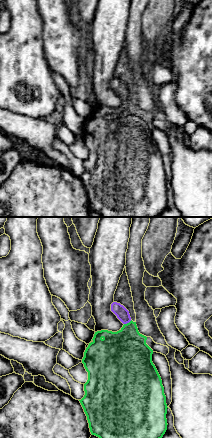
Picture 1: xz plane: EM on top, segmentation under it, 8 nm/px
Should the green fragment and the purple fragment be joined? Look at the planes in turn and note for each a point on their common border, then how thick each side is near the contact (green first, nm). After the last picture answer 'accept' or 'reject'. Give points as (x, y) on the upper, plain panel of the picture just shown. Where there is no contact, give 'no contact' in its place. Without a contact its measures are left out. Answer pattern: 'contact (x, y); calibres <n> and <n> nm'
contact (127, 99); calibres 380 and 100 nm

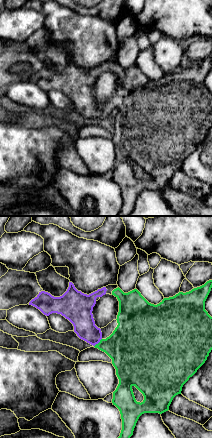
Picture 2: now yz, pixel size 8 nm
contact (99, 118); calibres 360 and 180 nm

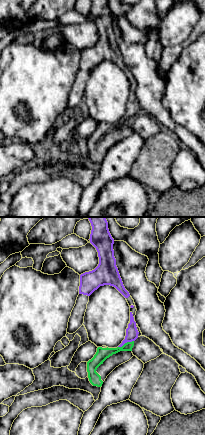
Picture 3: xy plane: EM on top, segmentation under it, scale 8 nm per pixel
contact (125, 119); calibres 100 and 100 nm

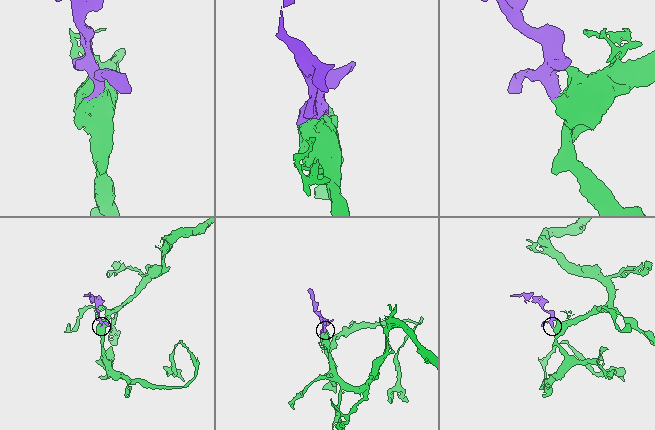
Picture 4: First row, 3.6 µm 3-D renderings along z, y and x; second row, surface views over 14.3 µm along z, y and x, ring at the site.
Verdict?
accept

